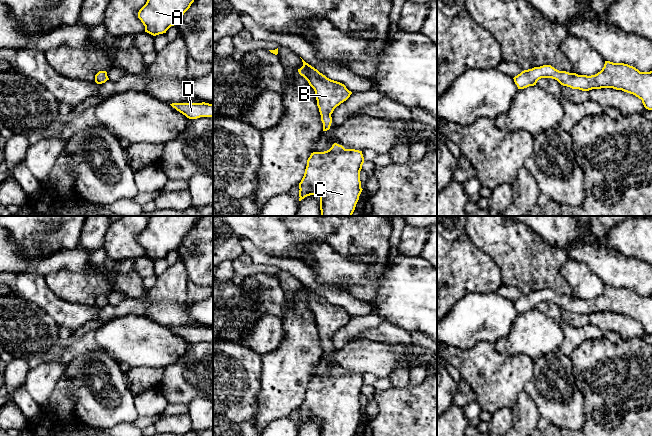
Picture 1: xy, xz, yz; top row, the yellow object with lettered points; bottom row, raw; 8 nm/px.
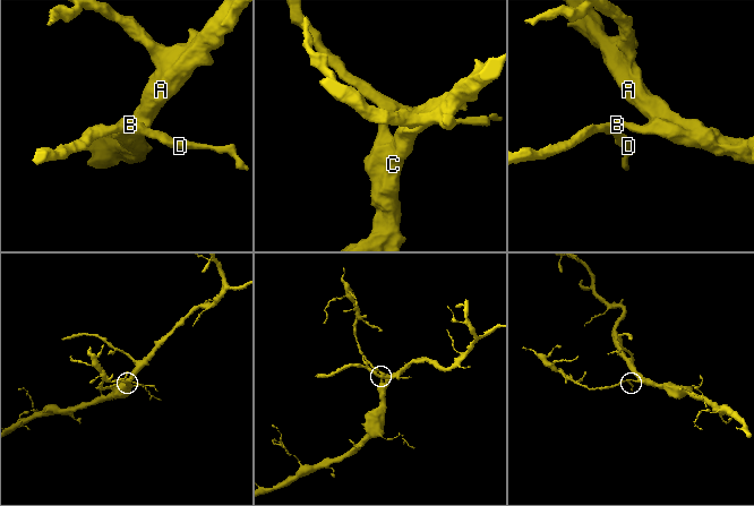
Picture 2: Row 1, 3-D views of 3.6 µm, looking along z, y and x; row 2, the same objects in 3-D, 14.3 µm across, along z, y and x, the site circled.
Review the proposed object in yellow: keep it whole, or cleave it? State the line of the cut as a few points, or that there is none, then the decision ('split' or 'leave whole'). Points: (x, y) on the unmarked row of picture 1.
no cut | leave whole

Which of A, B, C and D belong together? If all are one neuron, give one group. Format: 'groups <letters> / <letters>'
groups A B C D

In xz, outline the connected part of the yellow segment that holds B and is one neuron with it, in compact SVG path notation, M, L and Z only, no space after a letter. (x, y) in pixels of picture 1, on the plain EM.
M303 283L302 286L303 290L298 293L298 296L315 315L317 330L323 347L323 355L327 355L332 347L331 338L334 333L346 325L352 316L344 308L327 302Z

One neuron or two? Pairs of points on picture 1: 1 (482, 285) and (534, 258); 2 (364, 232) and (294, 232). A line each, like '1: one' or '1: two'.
1: two
2: one

